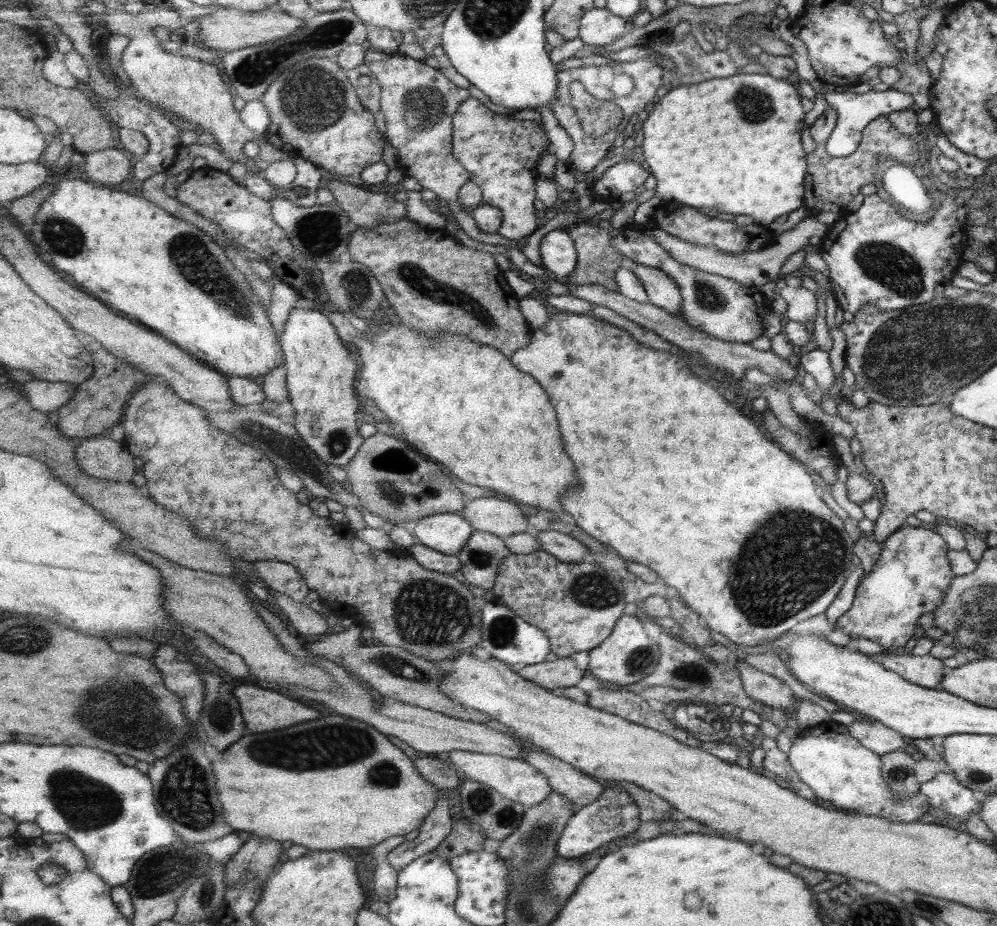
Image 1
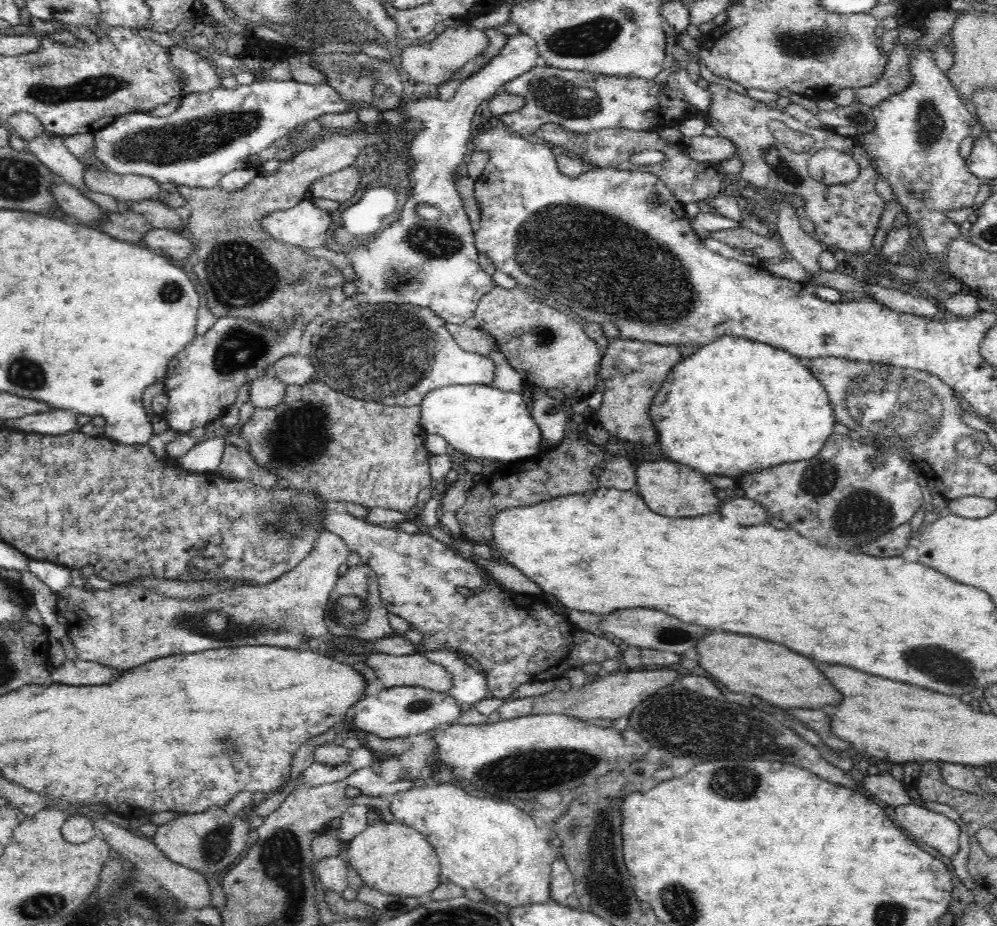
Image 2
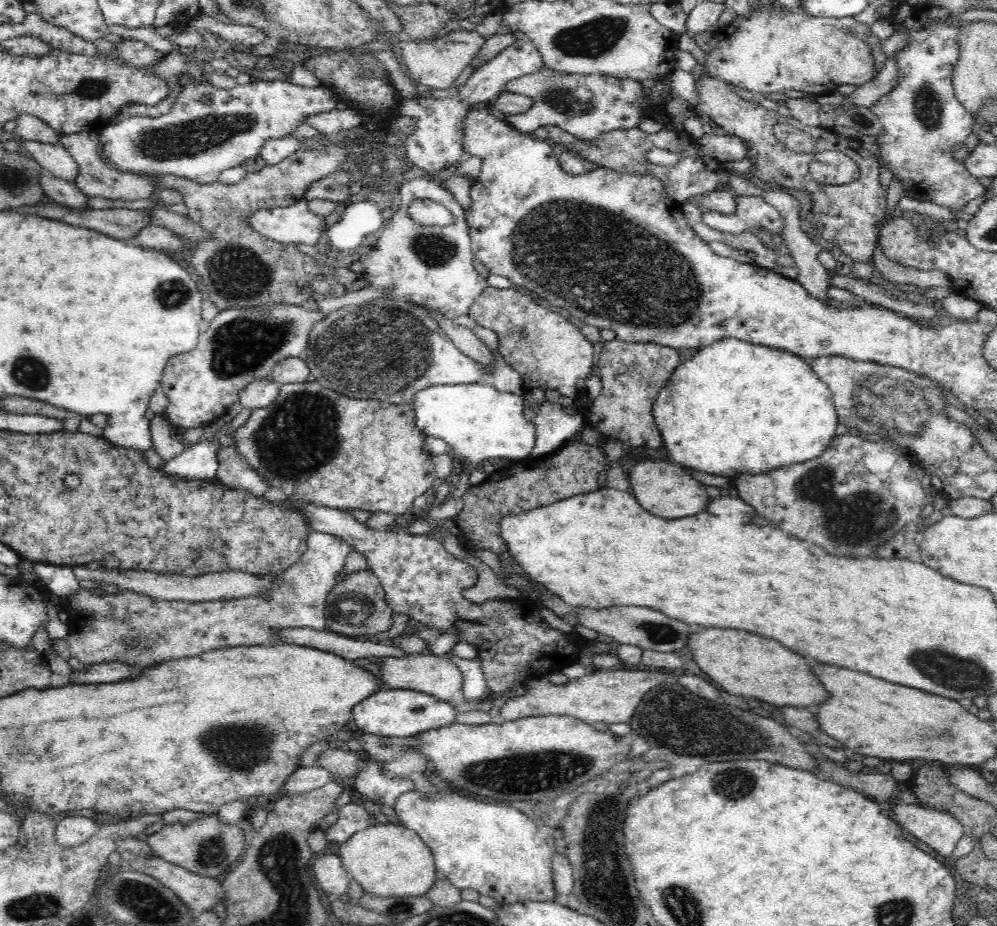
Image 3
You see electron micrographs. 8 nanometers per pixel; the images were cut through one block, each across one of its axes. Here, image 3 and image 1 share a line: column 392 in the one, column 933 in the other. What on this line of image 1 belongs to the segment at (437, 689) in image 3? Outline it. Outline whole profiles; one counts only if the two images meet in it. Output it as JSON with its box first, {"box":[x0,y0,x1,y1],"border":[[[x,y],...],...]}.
{"box":[879,651,946,689],"border":[[[884,651],[879,664],[911,684],[930,689],[940,688],[940,680],[946,671],[942,660],[928,654],[915,656],[910,652],[892,656],[888,651]]]}

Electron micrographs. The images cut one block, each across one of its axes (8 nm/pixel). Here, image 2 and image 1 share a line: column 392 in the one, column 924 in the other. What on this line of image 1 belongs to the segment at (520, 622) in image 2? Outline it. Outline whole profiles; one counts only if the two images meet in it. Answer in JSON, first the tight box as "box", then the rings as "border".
{"box":[834,524,954,651],"border":[[[904,524],[892,532],[880,544],[879,556],[871,565],[870,571],[859,578],[851,608],[837,618],[834,623],[835,630],[841,630],[850,640],[854,636],[863,636],[871,642],[880,644],[885,651],[903,647],[907,640],[912,638],[919,616],[925,612],[932,612],[941,605],[942,596],[954,577],[947,562],[948,549],[939,534],[924,529],[923,526],[912,527]]]}

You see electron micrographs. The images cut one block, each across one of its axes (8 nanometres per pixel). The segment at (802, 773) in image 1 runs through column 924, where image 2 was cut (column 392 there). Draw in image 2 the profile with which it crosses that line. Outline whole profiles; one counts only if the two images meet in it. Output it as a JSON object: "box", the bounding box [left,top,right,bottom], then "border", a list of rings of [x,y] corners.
{"box":[391,783,559,907],"border":[[[428,783],[425,787],[397,792],[392,795],[391,812],[397,823],[412,827],[424,836],[433,847],[440,861],[441,874],[450,883],[463,889],[475,888],[487,898],[502,902],[509,907],[525,904],[550,902],[550,881],[552,862],[559,855],[546,838],[546,830],[538,827],[534,820],[510,802],[496,802],[490,798],[474,798],[460,788],[462,784]]]}

